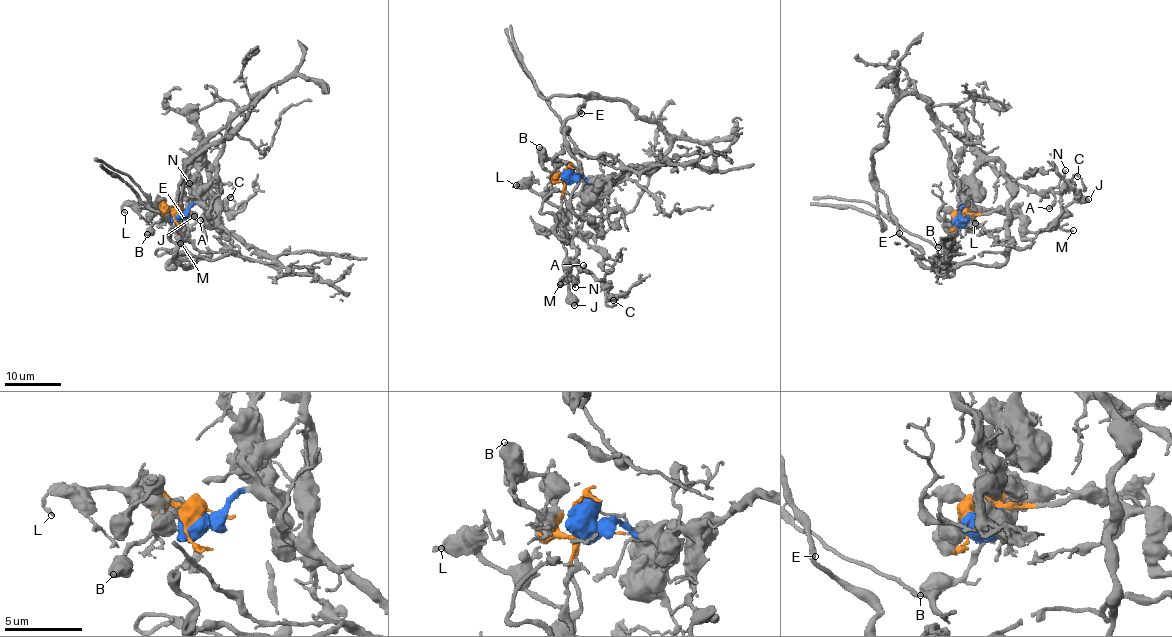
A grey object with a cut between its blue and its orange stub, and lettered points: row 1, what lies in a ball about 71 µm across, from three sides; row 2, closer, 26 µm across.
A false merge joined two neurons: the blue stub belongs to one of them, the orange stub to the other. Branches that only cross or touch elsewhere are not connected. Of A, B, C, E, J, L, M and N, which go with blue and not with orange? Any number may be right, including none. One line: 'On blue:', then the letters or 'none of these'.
On blue: A, C, E, N

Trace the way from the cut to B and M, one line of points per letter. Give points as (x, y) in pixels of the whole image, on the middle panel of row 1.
B: (568, 173), (564, 181), (558, 180), (542, 166), (538, 146)
M: (568, 173), (562, 192), (567, 209), (558, 226), (566, 233), (563, 245), (566, 269), (559, 284)

